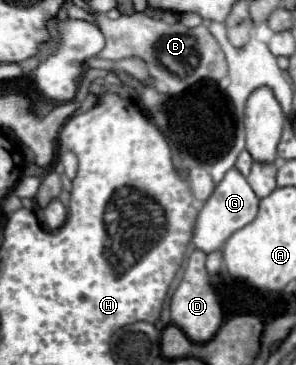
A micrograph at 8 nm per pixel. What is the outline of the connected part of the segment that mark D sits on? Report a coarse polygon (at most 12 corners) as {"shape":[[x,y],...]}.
{"shape":[[193,250],[171,296],[171,322],[191,342],[223,324],[221,300]]}

